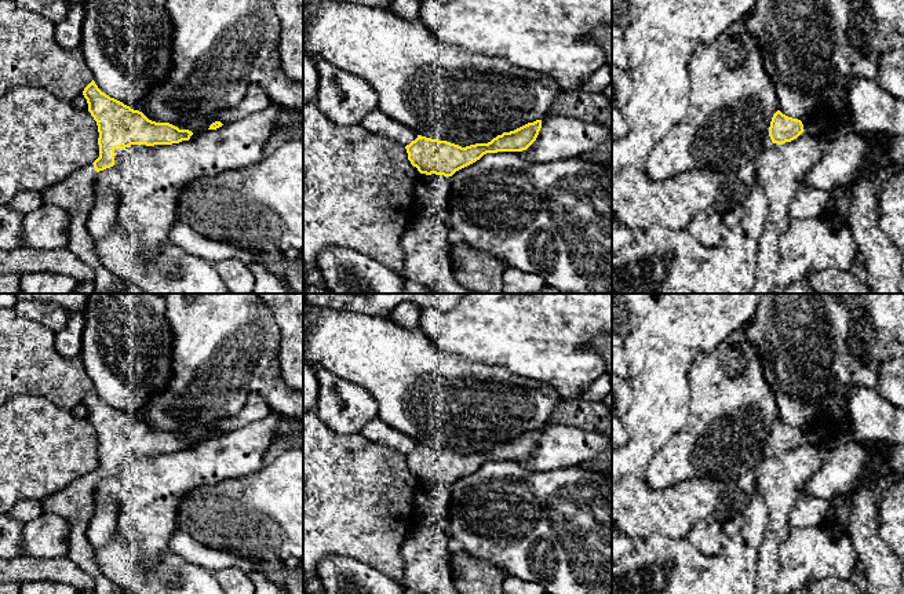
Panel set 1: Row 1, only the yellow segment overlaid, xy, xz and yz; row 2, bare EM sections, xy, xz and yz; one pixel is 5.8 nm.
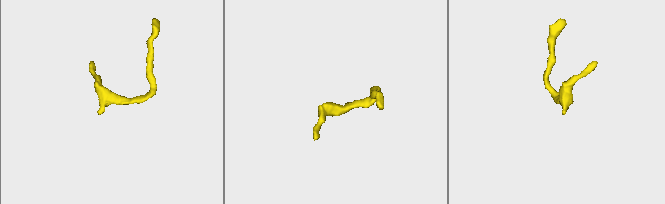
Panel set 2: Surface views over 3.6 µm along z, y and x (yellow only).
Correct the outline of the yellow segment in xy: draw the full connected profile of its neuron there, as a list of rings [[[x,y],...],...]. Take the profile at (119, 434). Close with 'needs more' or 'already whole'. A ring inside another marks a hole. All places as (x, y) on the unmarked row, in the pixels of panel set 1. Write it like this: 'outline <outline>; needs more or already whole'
outline [[[94,389],[84,397],[83,404],[98,434],[99,466],[40,503],[45,513],[55,513],[70,522],[68,557],[94,579],[94,594],[124,594],[124,590],[101,572],[85,536],[94,515],[96,482],[117,475],[121,459],[131,453],[172,453],[189,449],[193,441],[170,431],[149,429],[142,420],[102,401]]]; needs more

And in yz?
outline [[[777,419],[770,430],[763,448],[765,456],[773,456],[797,448],[803,441],[803,433],[798,427],[788,426]]]; needs more

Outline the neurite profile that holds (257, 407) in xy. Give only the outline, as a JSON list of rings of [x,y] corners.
[[[252,393],[247,397],[245,404],[237,415],[226,418],[220,420],[218,424],[211,424],[207,427],[201,427],[198,424],[192,423],[187,429],[185,429],[182,433],[176,436],[179,438],[192,440],[192,448],[198,442],[207,440],[209,434],[215,430],[220,430],[223,434],[227,434],[247,424],[265,419],[270,415],[271,408],[271,404],[266,400],[265,396]]]

